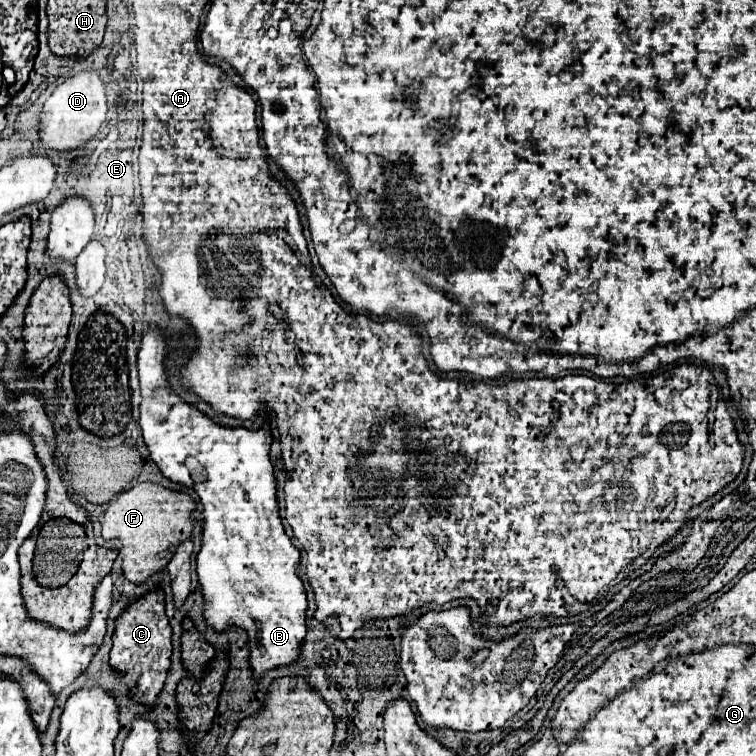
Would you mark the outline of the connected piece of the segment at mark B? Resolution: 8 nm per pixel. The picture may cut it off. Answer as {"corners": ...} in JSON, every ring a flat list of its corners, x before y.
{"corners":[[149,325,141,341,141,351,137,361,139,383,141,383,141,407,139,407,141,435,149,449,151,459,157,463,161,473,173,483,191,487,201,497,205,531,203,531,203,547,197,555,197,573,199,573,199,587,205,599,203,619,215,633,223,633,229,627,241,627,247,633,249,665,253,677,259,681,269,669,295,663,299,659,301,645,307,635,305,627,307,597,305,597,305,587,297,577,299,549,285,535,275,497,277,485,275,485,273,465,269,461,269,447,273,439,267,425,259,431,249,431,243,427,237,429,221,427,195,407,181,401,173,393,165,377,165,367,163,367,165,353,167,353,165,335,155,325]]}

